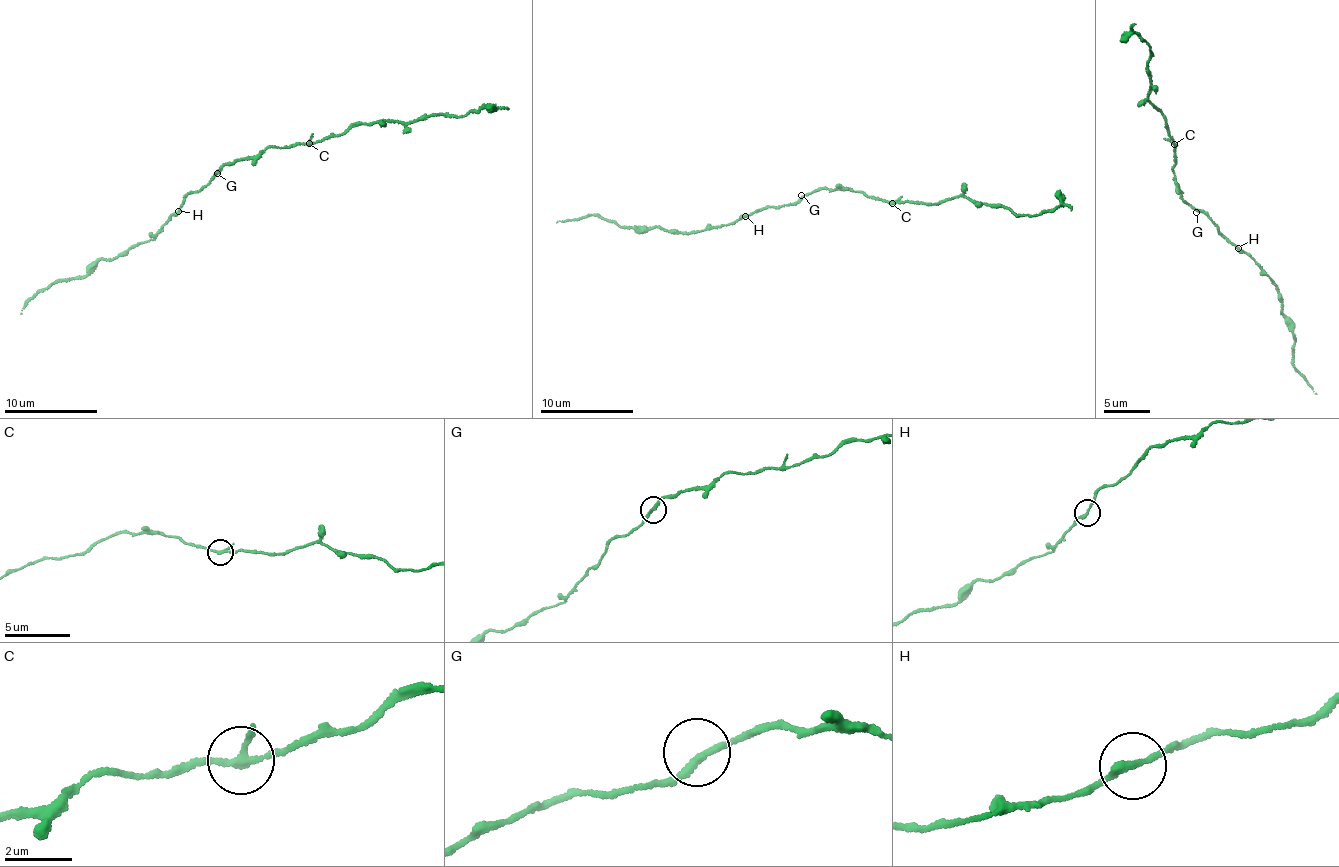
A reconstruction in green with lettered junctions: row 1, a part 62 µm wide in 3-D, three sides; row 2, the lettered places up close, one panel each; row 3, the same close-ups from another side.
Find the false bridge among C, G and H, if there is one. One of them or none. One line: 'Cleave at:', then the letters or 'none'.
Cleave at: none

